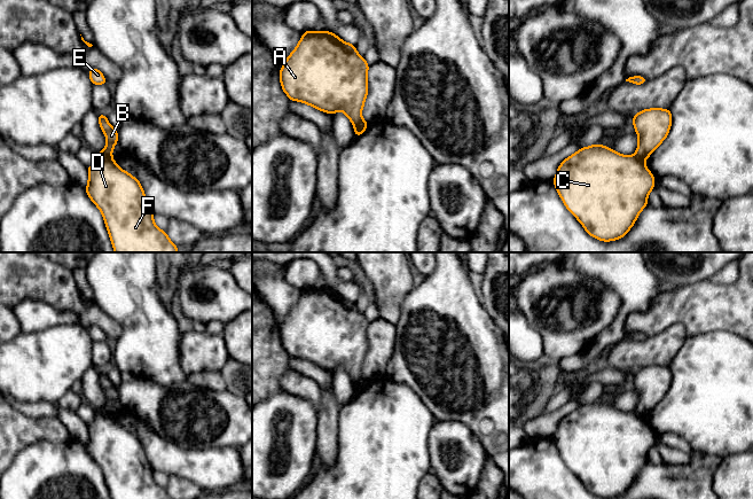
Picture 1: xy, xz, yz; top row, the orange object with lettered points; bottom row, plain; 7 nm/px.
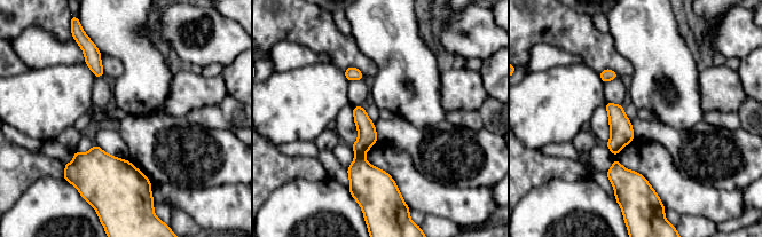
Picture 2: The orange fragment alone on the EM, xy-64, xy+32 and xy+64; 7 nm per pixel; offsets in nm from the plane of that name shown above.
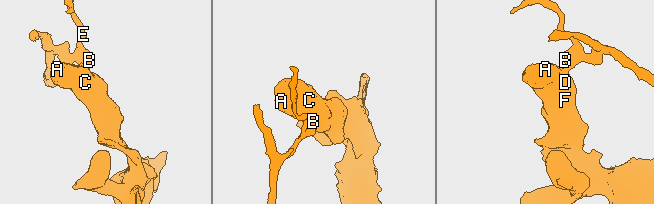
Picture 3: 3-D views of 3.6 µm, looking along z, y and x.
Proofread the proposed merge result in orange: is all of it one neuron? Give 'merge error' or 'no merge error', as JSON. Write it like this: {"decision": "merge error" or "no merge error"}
{"decision": "merge error"}

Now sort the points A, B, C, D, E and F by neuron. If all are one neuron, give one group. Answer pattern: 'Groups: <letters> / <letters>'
Groups: A C D F / B E

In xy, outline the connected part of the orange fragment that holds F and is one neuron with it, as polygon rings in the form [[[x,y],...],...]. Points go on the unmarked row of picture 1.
[[[96,411],[87,428],[85,447],[102,469],[111,499],[172,499],[155,482],[139,437],[120,426],[112,414]]]

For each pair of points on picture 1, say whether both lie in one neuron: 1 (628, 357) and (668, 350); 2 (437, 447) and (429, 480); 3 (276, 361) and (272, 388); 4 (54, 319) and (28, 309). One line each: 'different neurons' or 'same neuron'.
1: same neuron
2: different neurons
3: same neuron
4: same neuron

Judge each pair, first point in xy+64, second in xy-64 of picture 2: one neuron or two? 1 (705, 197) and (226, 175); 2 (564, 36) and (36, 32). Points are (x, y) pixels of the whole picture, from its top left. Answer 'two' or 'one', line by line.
1: two
2: two

